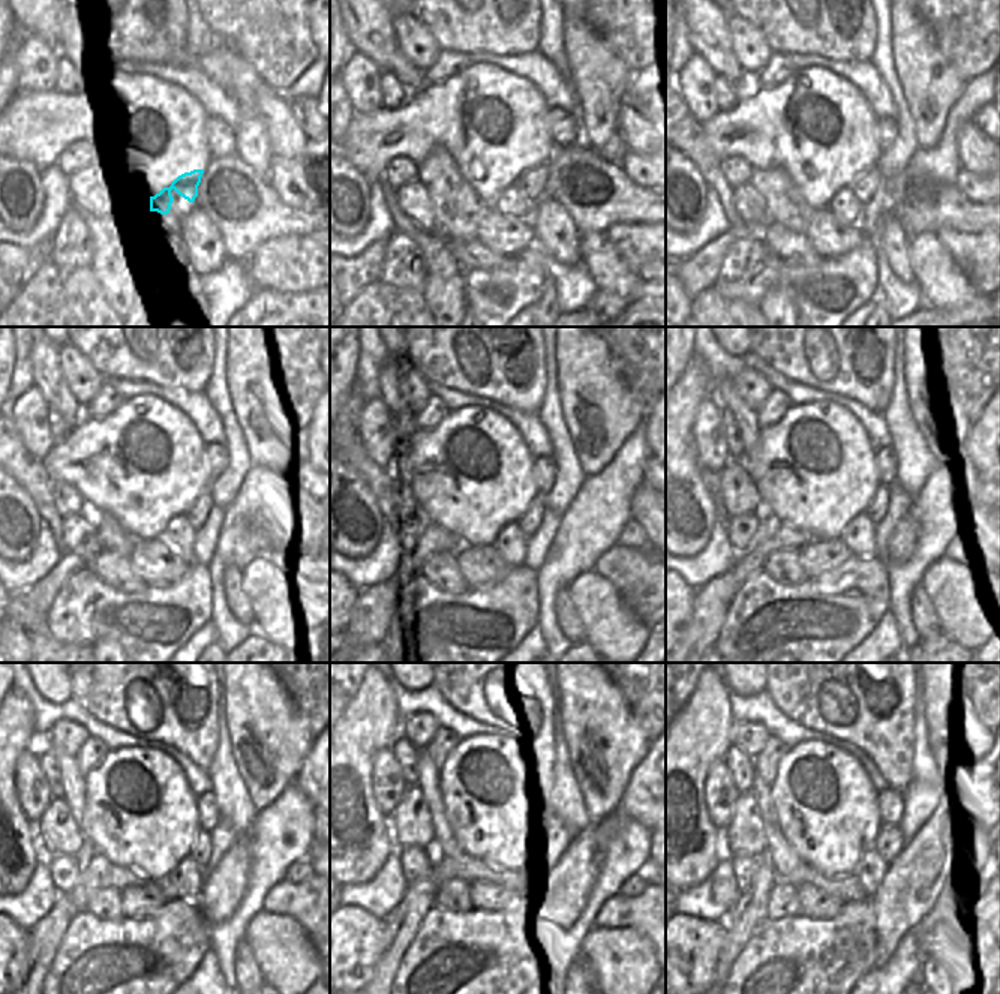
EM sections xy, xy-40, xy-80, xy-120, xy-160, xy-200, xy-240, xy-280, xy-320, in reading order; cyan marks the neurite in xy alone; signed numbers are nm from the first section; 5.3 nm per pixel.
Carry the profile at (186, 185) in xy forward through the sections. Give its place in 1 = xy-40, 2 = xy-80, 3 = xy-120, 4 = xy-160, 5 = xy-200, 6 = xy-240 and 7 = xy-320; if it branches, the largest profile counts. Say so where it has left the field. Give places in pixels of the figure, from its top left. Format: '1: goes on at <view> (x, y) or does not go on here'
1: goes on at xy-40 (529, 183)
2: goes on at xy-80 (865, 185)
3: goes on at xy-120 (197, 514)
4: goes on at xy-160 (532, 516)
5: goes on at xy-200 (877, 507)
6: goes on at xy-240 (204, 846)
7: goes on at xy-320 (889, 841)

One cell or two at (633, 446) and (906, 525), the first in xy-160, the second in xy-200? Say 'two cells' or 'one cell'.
two cells

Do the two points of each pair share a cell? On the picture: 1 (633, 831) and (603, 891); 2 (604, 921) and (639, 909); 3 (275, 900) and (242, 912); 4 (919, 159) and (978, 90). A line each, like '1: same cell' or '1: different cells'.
1: same cell
2: same cell
3: different cells
4: same cell

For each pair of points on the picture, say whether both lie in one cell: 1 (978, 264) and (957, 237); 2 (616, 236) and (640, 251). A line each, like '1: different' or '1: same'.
1: same
2: same

